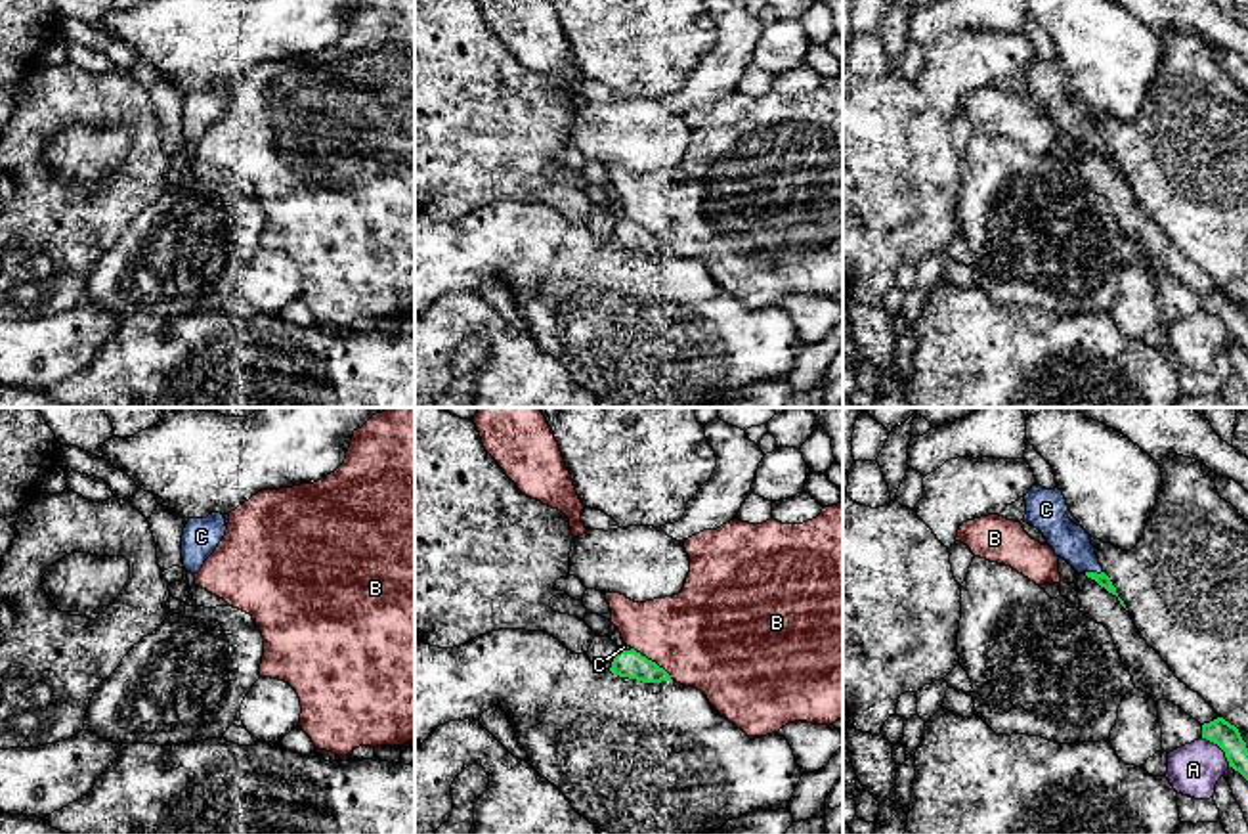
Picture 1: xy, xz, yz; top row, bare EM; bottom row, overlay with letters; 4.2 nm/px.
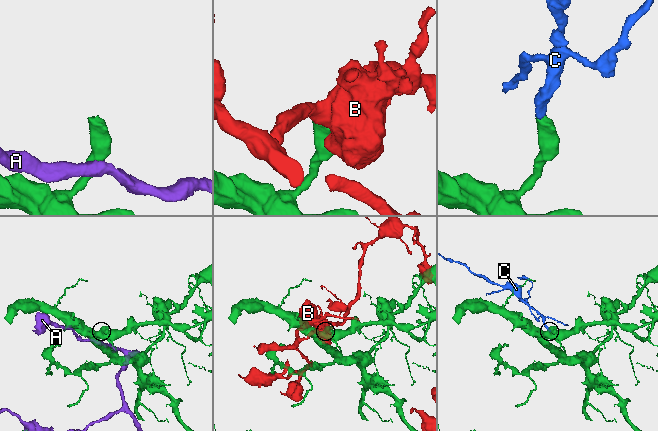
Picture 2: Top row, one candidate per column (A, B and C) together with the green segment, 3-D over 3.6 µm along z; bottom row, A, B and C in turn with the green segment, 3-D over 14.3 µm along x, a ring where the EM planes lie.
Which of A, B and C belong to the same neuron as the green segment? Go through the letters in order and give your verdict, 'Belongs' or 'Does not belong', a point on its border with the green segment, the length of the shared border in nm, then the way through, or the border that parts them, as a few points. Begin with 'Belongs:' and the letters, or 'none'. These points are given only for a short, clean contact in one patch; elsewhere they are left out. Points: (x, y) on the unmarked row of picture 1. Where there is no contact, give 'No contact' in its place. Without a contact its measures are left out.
Belongs: C
A: Does not belong. Touches green at yz (1220, 318). Shared border 170 nm
B: Does not belong. Touches green at xz (650, 232). Shared border 220 nm
C: Belongs. Touches green at yz (1094, 144). Shared border 70 nm. Path across: yz (1103, 152), (1094, 144), (1071, 113)

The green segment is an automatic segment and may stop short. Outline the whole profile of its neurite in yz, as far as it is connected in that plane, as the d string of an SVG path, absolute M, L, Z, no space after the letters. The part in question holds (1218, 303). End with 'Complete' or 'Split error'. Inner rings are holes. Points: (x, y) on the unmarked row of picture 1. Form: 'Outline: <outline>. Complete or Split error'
Outline: M1217 289L1202 296L1202 310L1217 316L1225 323L1229 339L1248 352L1248 319L1235 296Z. Complete

